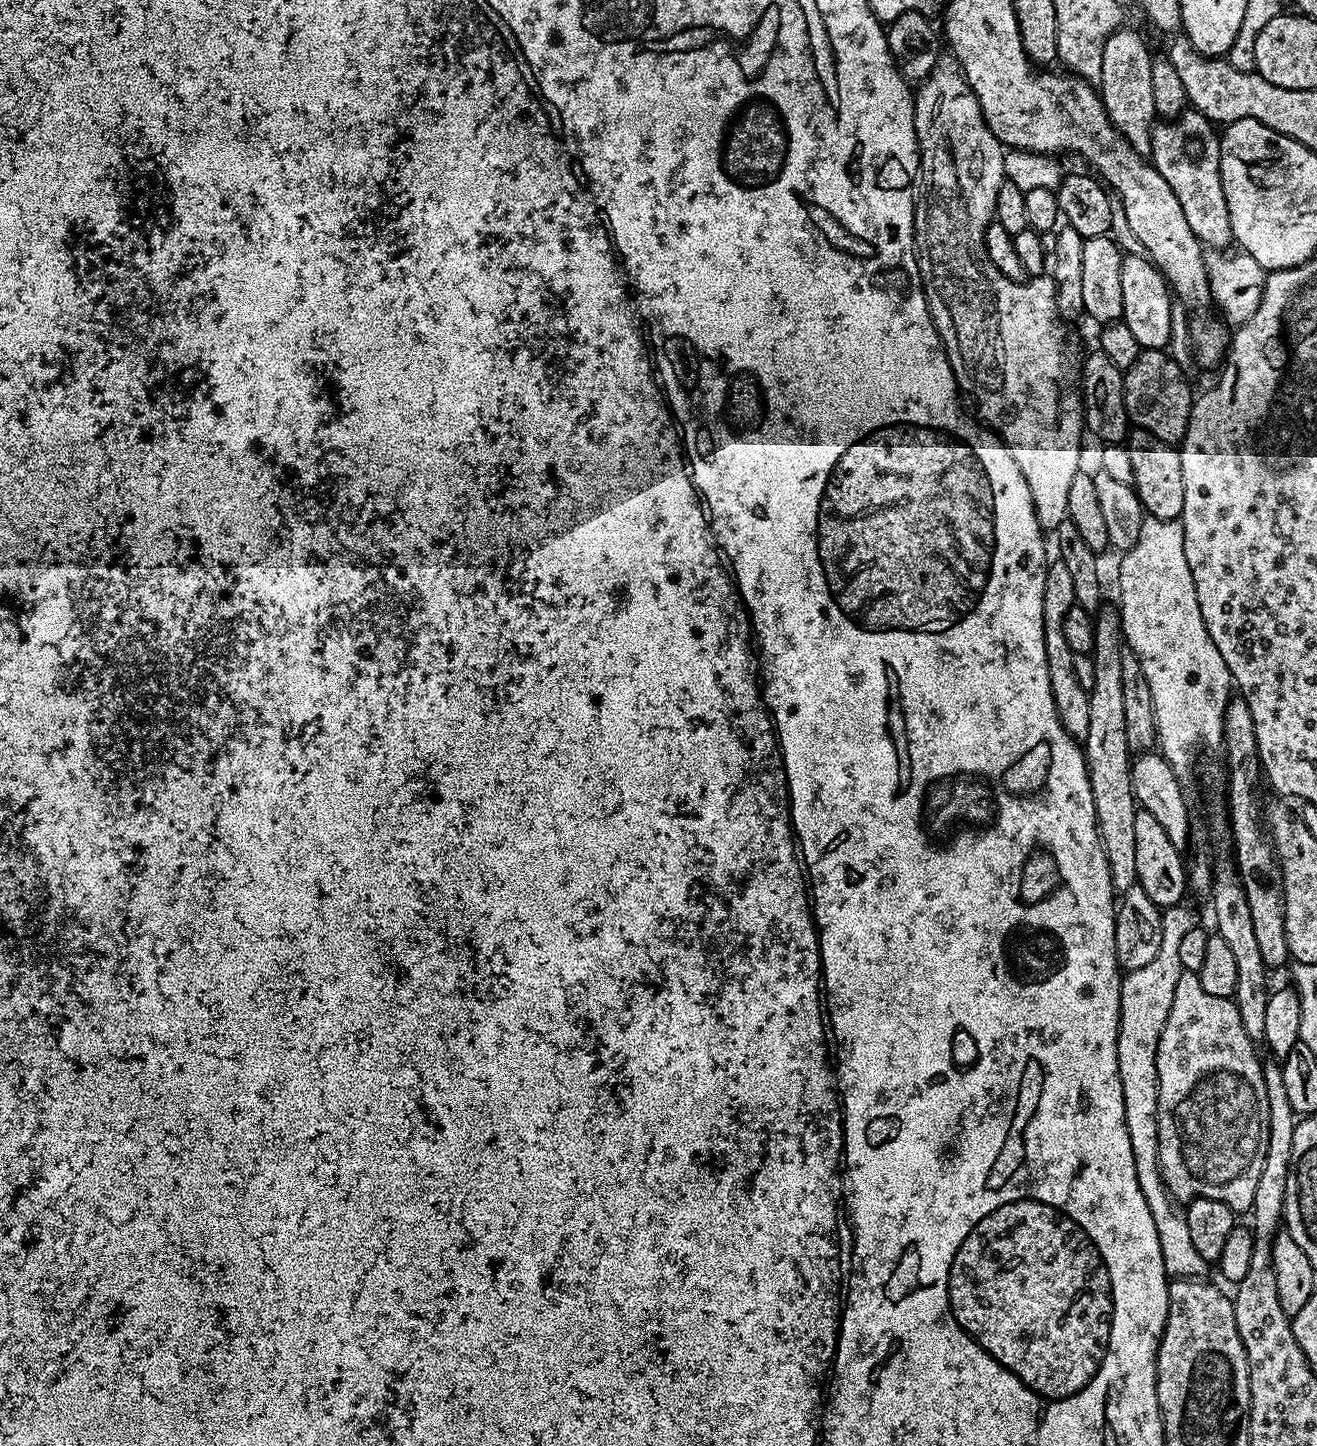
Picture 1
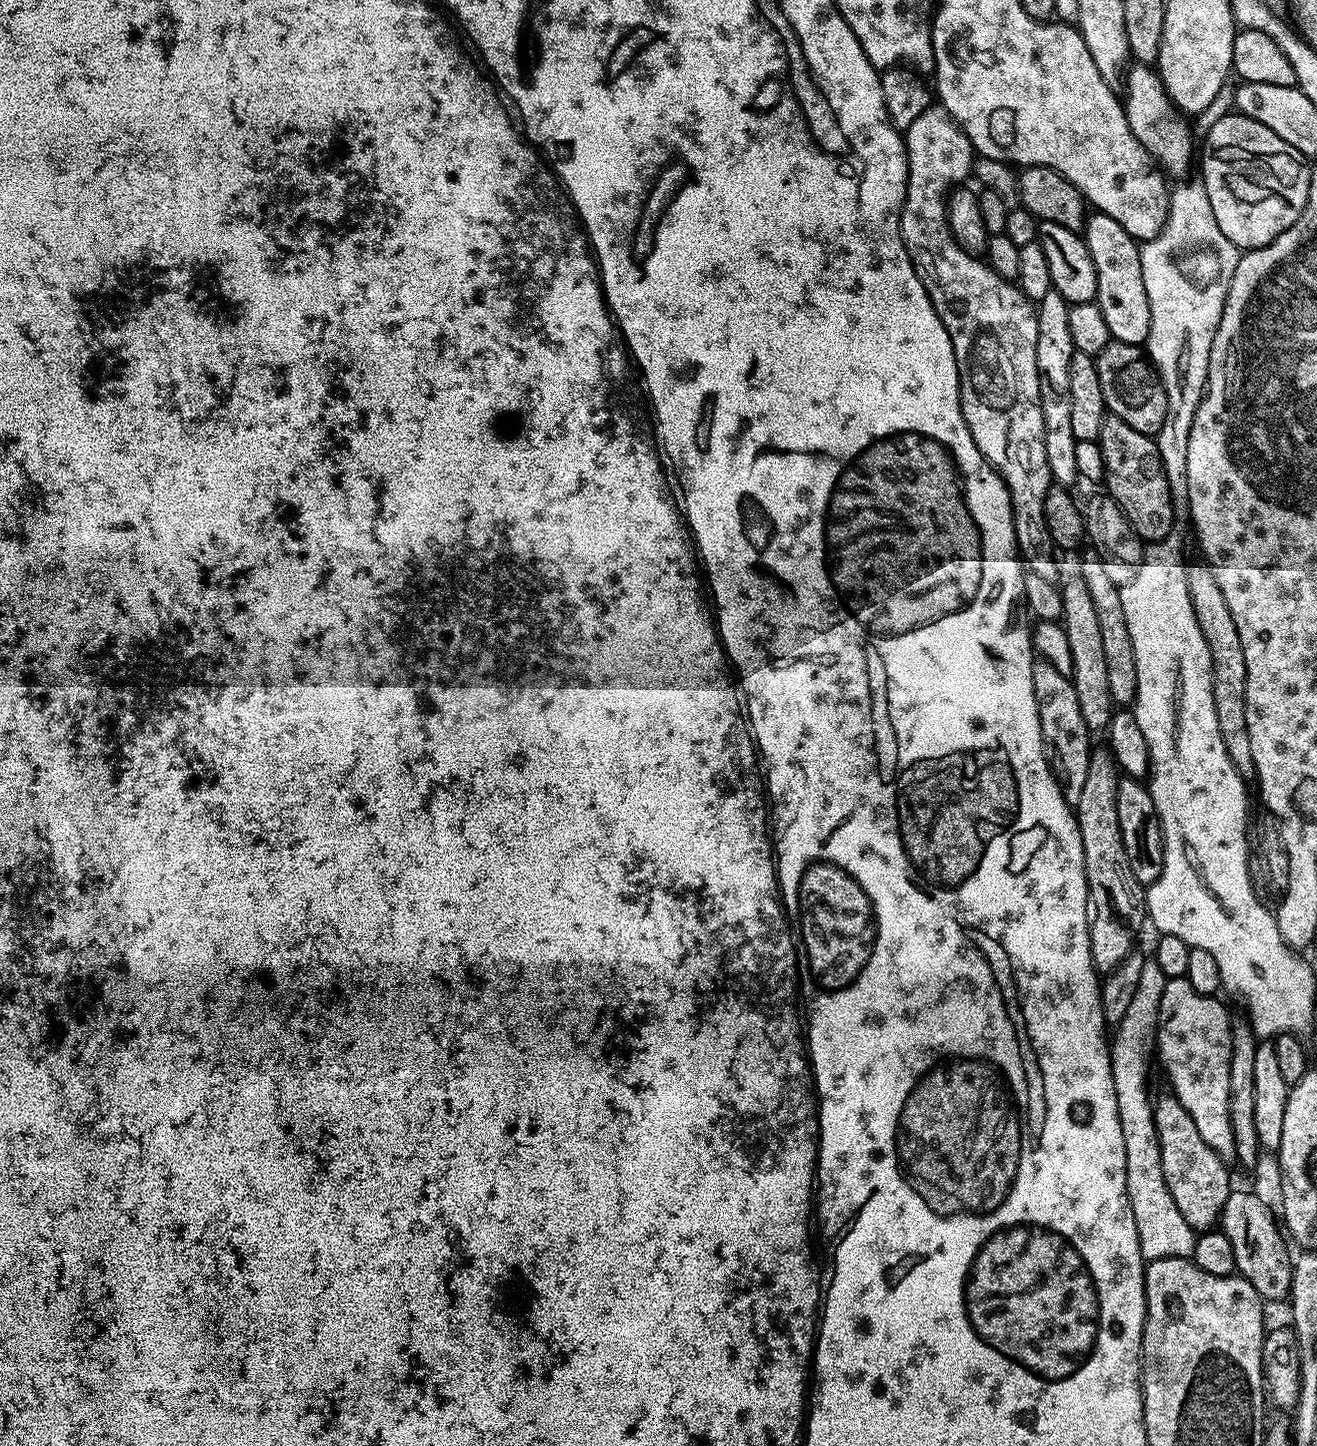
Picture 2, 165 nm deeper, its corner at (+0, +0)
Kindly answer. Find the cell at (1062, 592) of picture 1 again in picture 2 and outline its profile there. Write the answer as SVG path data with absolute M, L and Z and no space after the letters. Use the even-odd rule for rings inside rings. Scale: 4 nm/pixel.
M1033 659L1034 702L1038 706L1038 722L1042 730L1044 754L1048 757L1048 767L1060 783L1060 793L1064 801L1074 806L1082 795L1086 774L1090 770L1090 758L1094 751L1093 733L1088 731L1078 706L1078 694L1069 677L1058 674L1048 660Z

